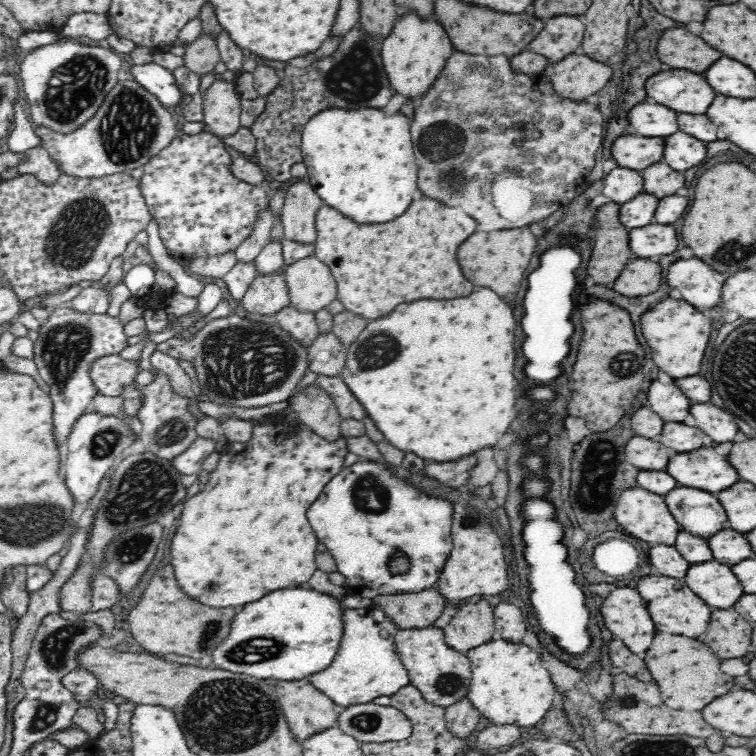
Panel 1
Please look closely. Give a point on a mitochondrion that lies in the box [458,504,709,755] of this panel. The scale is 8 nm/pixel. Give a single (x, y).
(621, 700)

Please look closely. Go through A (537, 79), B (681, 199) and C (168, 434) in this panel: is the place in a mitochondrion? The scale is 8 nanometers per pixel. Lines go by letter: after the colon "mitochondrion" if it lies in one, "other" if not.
A: other
B: other
C: mitochondrion

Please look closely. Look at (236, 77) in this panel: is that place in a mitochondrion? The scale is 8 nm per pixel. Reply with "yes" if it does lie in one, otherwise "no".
no

